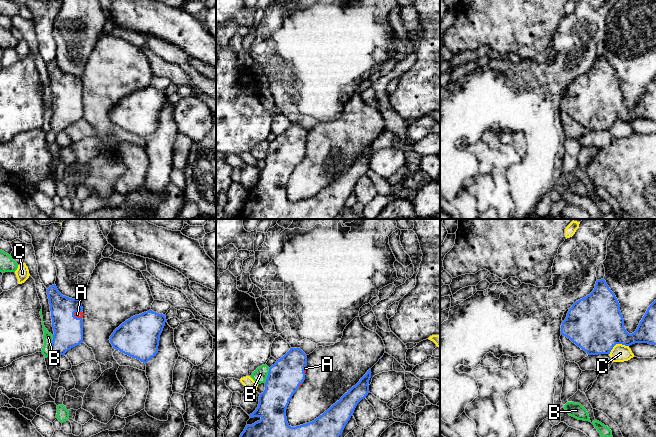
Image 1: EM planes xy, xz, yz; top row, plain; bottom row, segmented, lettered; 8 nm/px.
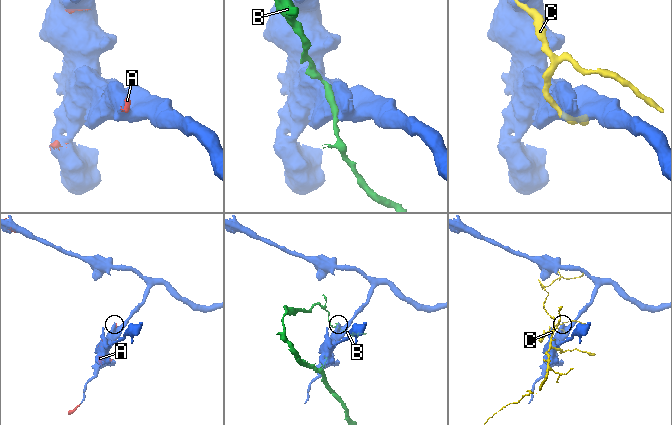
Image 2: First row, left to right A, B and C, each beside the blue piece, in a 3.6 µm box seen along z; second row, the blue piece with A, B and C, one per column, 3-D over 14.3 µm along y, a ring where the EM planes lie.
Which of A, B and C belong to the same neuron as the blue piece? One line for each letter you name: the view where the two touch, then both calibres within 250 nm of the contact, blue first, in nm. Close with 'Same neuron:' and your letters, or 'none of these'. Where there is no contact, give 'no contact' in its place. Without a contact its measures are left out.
A: meets blue in xy; 240 nm thick on the blue side, 50 nm on the other
Same neuron: A

